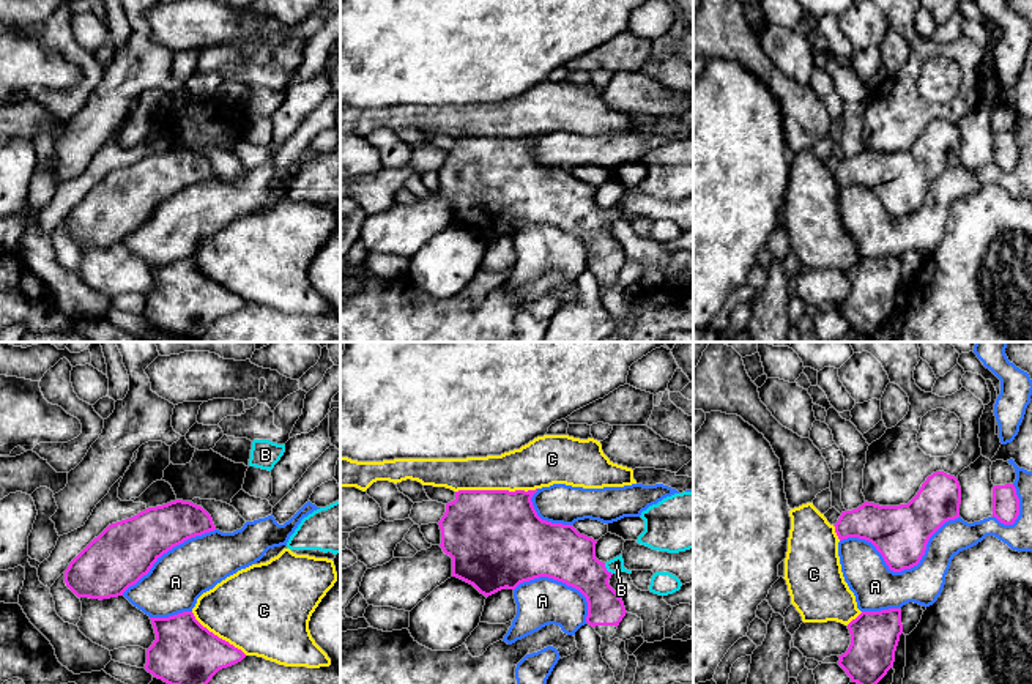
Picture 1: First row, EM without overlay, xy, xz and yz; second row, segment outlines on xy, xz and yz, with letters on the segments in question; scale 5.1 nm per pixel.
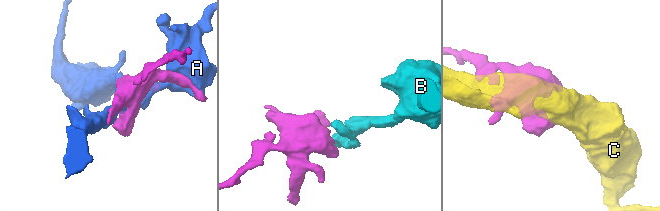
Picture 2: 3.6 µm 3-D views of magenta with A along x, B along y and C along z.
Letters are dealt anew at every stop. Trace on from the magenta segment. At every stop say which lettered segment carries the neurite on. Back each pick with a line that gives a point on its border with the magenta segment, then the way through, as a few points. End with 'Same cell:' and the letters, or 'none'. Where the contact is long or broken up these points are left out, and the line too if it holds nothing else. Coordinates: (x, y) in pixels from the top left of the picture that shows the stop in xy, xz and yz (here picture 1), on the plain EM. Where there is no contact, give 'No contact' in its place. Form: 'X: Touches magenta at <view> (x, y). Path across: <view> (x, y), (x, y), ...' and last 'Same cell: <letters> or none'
B: Touches magenta at xz (605, 216). Path across: xz (560, 199), (580, 216), (605, 216), (616, 211)
Same cell: B

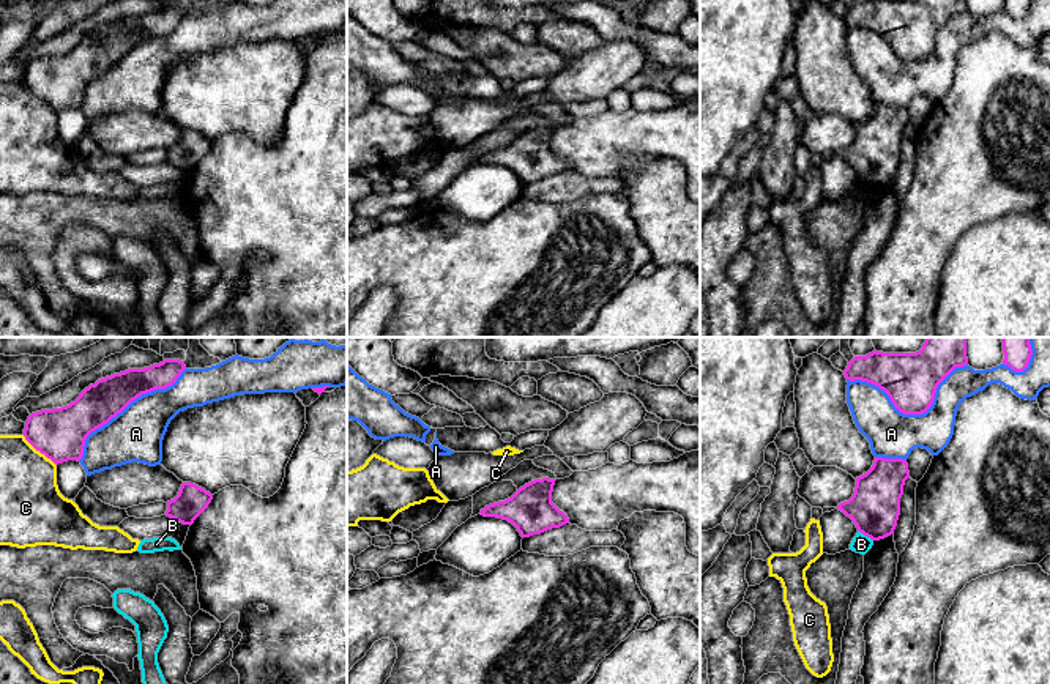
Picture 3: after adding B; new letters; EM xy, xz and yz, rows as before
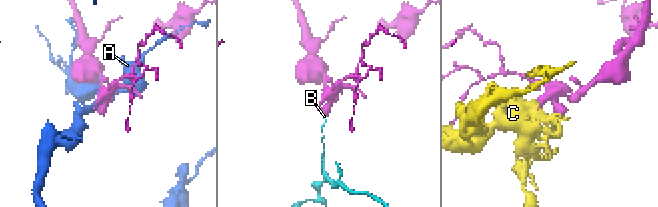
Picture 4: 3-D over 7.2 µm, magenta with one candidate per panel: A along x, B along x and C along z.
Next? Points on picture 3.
Same cell: none

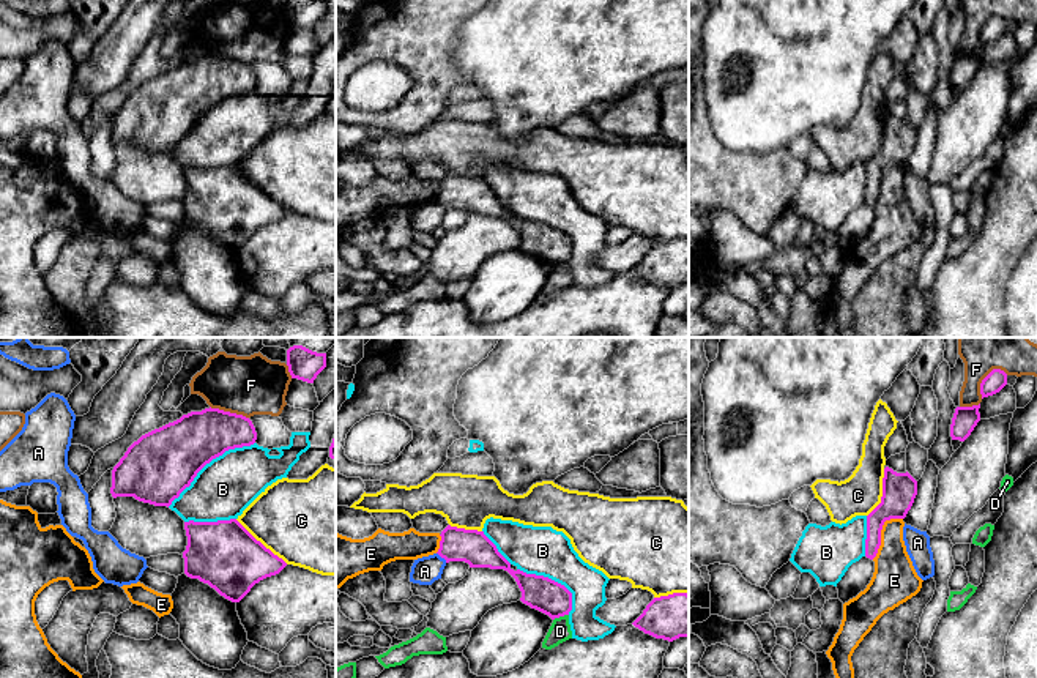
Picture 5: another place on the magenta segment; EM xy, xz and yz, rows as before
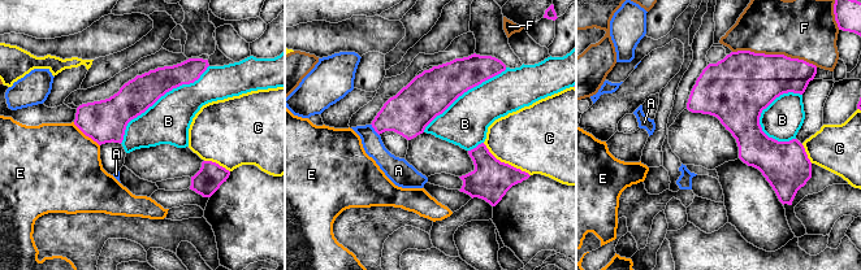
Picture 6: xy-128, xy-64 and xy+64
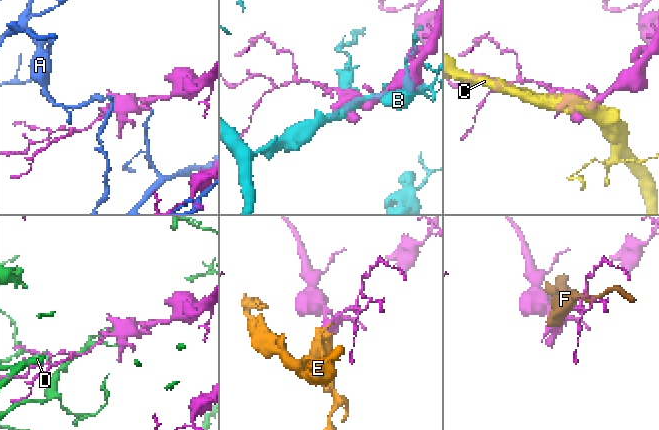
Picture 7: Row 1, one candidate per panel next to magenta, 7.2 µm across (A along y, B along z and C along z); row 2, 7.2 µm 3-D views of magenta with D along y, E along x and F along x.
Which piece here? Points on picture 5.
Same cell: none

